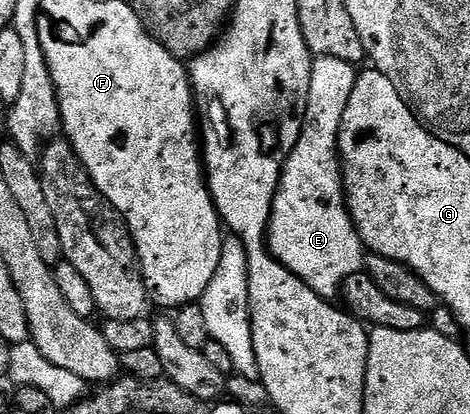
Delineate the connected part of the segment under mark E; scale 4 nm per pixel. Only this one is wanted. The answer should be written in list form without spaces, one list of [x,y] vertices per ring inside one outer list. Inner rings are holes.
[[[317,56],[313,59],[308,105],[302,117],[304,125],[294,150],[284,164],[284,172],[280,175],[280,185],[272,203],[272,217],[268,223],[266,243],[272,255],[278,262],[282,262],[282,266],[289,268],[295,276],[301,276],[310,286],[310,290],[314,290],[325,298],[336,298],[341,295],[346,278],[350,278],[350,274],[363,269],[366,255],[364,243],[360,241],[352,215],[348,213],[344,174],[338,155],[342,114],[346,110],[346,102],[350,102],[350,93],[354,91],[357,75],[357,65],[342,62],[342,58]]]

